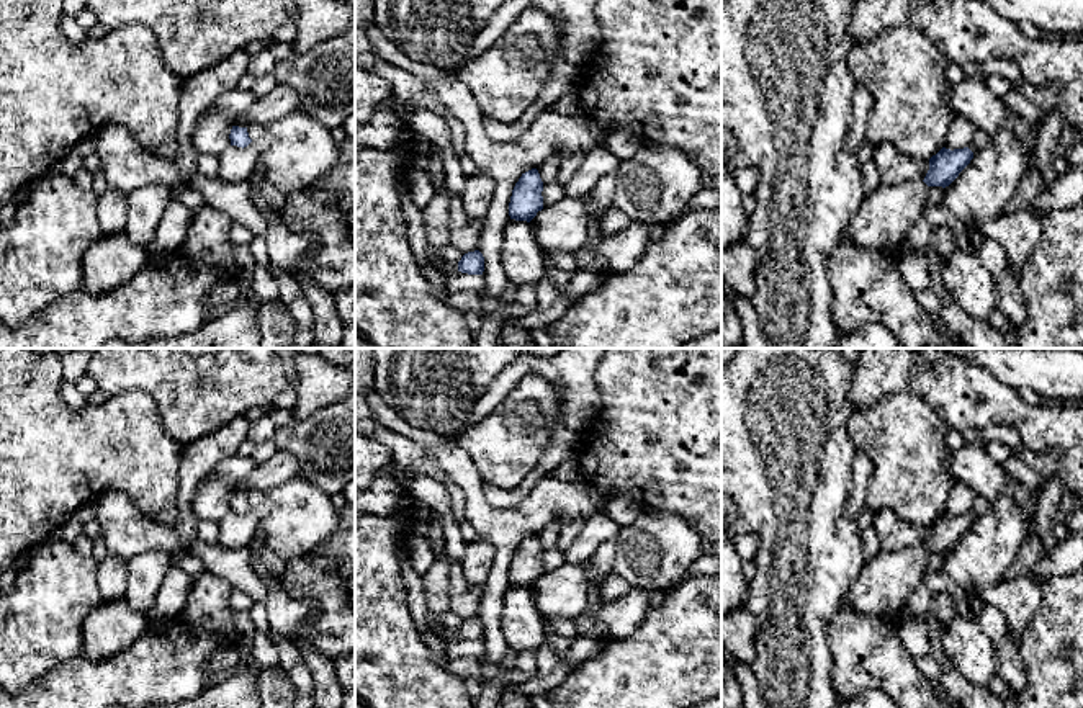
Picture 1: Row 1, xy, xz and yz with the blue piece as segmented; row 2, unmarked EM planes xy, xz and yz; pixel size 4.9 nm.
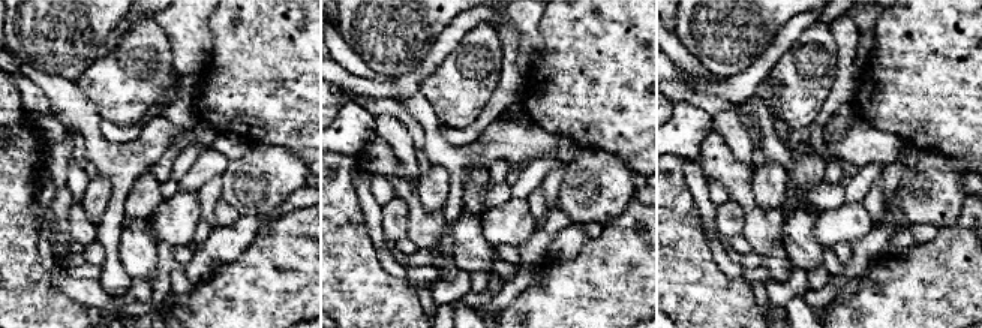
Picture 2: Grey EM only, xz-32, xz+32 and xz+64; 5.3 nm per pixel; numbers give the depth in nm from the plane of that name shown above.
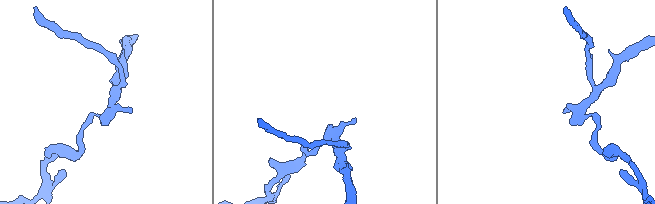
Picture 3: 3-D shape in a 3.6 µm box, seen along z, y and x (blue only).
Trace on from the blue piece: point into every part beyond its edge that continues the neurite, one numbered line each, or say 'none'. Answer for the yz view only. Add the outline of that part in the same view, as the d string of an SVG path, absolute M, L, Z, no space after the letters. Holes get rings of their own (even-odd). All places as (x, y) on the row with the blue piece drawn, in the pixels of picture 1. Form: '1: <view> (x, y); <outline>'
1: yz (885, 216); M923 180L880 185L865 193L859 211L844 224L843 232L859 245L893 255L928 206L926 191Z

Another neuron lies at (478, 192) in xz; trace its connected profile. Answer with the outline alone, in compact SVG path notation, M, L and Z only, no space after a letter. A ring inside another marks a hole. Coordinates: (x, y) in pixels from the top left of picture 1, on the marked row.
M478 168L471 177L466 177L466 183L460 195L460 199L465 213L471 219L481 219L488 213L492 196L492 177L488 172Z

